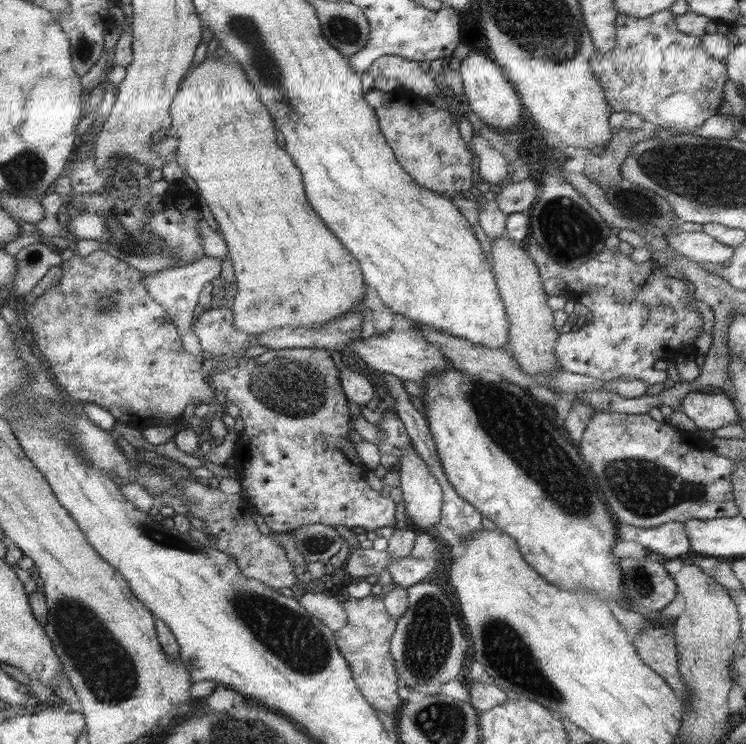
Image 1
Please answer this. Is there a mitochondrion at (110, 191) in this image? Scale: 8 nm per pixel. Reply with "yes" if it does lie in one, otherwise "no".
yes

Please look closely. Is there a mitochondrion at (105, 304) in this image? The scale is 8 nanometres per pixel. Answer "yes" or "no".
yes

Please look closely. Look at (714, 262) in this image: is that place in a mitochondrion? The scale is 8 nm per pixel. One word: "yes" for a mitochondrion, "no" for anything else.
no

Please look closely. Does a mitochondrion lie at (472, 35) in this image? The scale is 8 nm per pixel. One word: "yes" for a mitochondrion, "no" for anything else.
no

